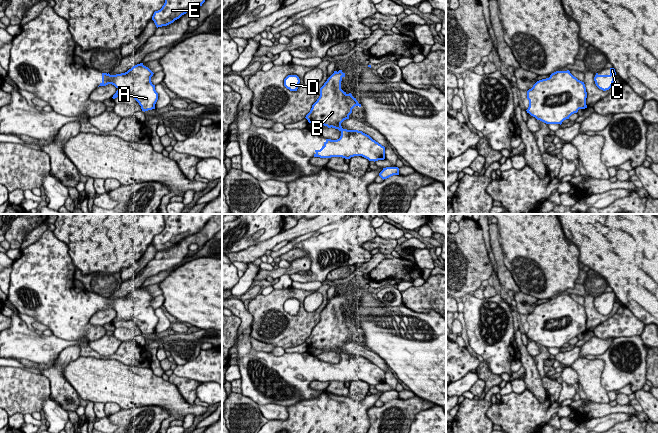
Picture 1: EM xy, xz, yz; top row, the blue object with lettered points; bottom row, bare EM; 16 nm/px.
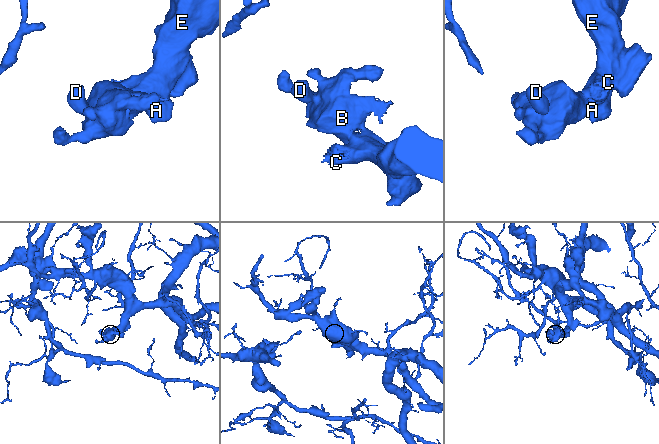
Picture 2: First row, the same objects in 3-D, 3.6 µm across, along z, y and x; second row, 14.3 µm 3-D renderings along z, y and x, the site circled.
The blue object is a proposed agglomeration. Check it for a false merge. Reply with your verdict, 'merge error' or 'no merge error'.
no merge error

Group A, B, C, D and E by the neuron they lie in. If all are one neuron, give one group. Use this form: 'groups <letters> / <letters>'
groups A B C D E

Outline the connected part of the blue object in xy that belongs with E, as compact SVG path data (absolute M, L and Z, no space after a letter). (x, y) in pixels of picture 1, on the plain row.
M163 214L165 227L160 234L154 236L152 244L157 252L167 250L187 236L198 233L215 215L216 214Z

